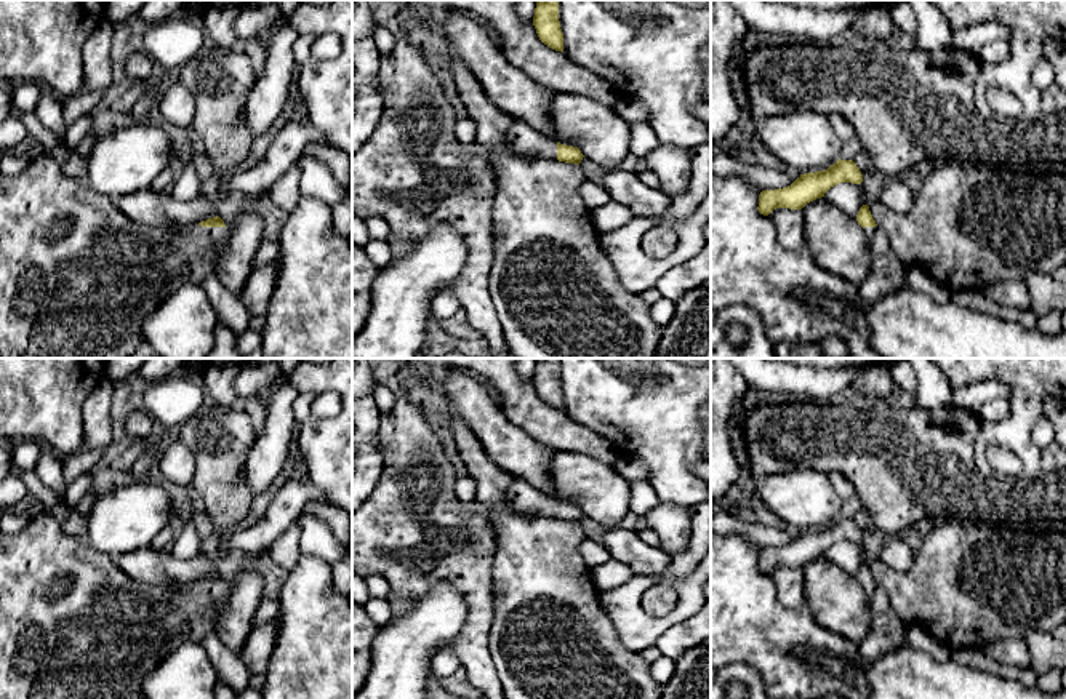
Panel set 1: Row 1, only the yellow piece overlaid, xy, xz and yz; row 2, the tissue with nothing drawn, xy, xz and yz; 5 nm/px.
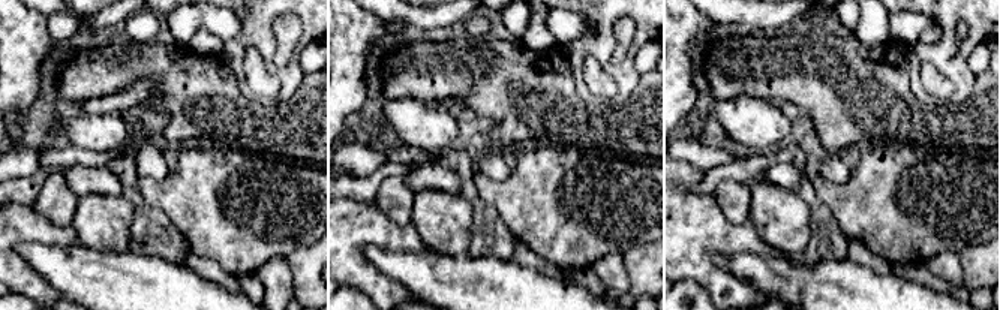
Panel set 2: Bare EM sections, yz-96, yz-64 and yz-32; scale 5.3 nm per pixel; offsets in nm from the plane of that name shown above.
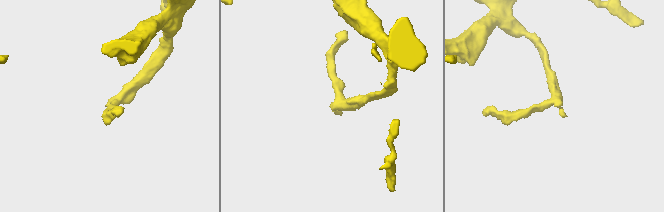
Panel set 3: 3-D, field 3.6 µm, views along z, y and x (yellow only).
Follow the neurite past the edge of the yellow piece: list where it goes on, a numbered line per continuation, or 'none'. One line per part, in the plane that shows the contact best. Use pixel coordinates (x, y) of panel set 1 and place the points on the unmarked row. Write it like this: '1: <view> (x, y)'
1: xy (72, 626)

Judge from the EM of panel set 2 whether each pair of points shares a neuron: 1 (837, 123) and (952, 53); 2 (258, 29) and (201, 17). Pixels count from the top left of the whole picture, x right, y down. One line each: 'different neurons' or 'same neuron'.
1: different neurons
2: different neurons

